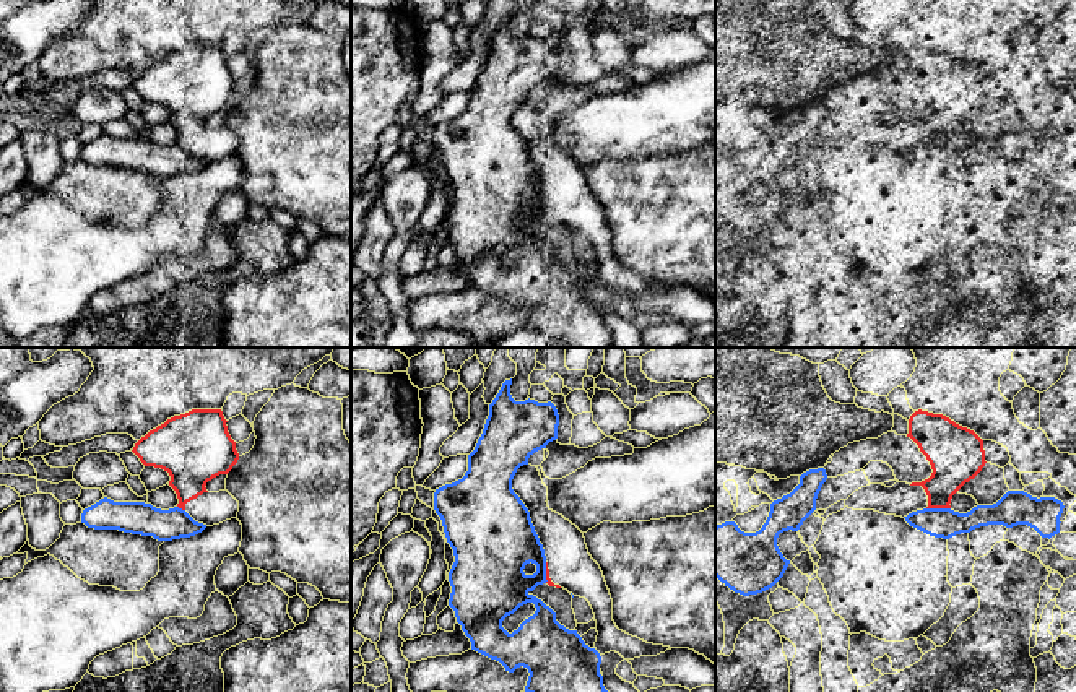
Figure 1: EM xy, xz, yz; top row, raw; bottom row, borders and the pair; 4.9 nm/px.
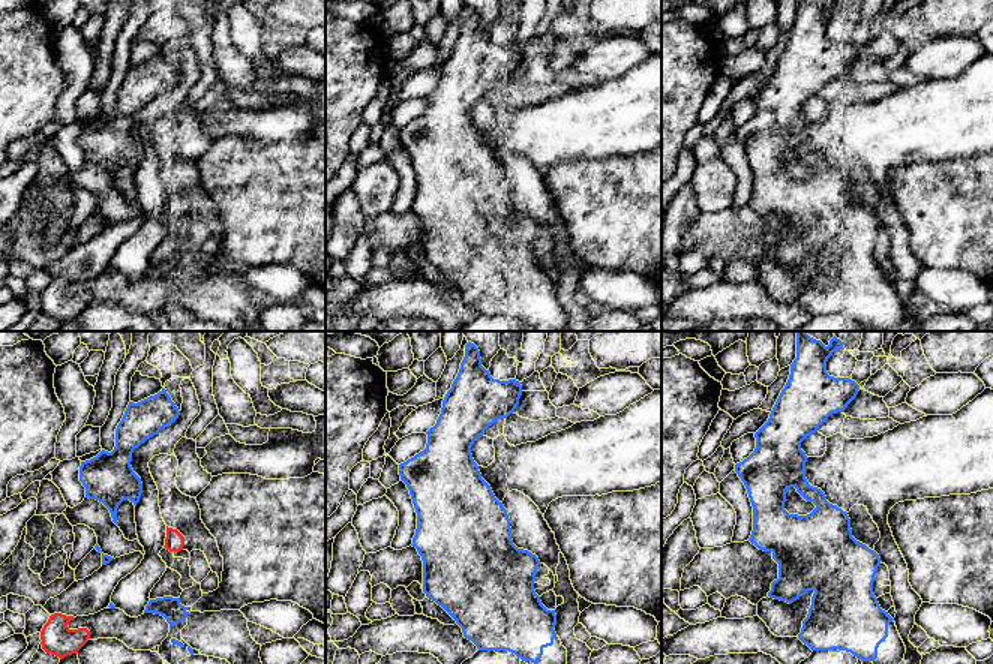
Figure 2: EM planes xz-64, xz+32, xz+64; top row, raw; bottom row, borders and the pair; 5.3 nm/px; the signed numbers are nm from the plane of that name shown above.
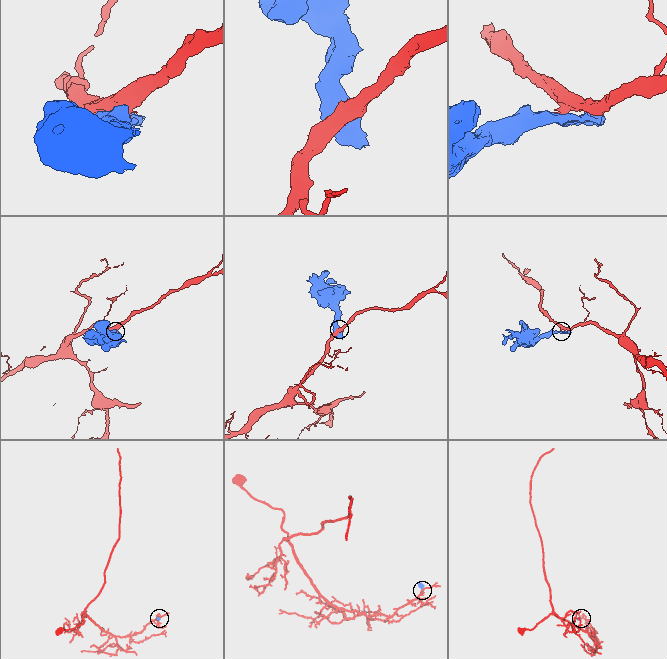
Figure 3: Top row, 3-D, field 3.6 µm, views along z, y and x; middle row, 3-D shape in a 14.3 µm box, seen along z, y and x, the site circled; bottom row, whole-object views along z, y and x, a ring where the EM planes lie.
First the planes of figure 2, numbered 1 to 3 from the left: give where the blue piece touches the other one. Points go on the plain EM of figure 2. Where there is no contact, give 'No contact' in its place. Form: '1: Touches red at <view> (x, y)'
1: No contact
2: No contact
3: No contact

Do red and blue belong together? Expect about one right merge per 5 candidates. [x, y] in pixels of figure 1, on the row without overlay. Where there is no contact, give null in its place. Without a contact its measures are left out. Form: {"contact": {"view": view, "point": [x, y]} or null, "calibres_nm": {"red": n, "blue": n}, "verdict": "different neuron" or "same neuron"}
{"contact": {"view": "yz", "point": [938, 143]}, "calibres_nm": {"red": 240, "blue": 150}, "verdict": "different neuron"}

